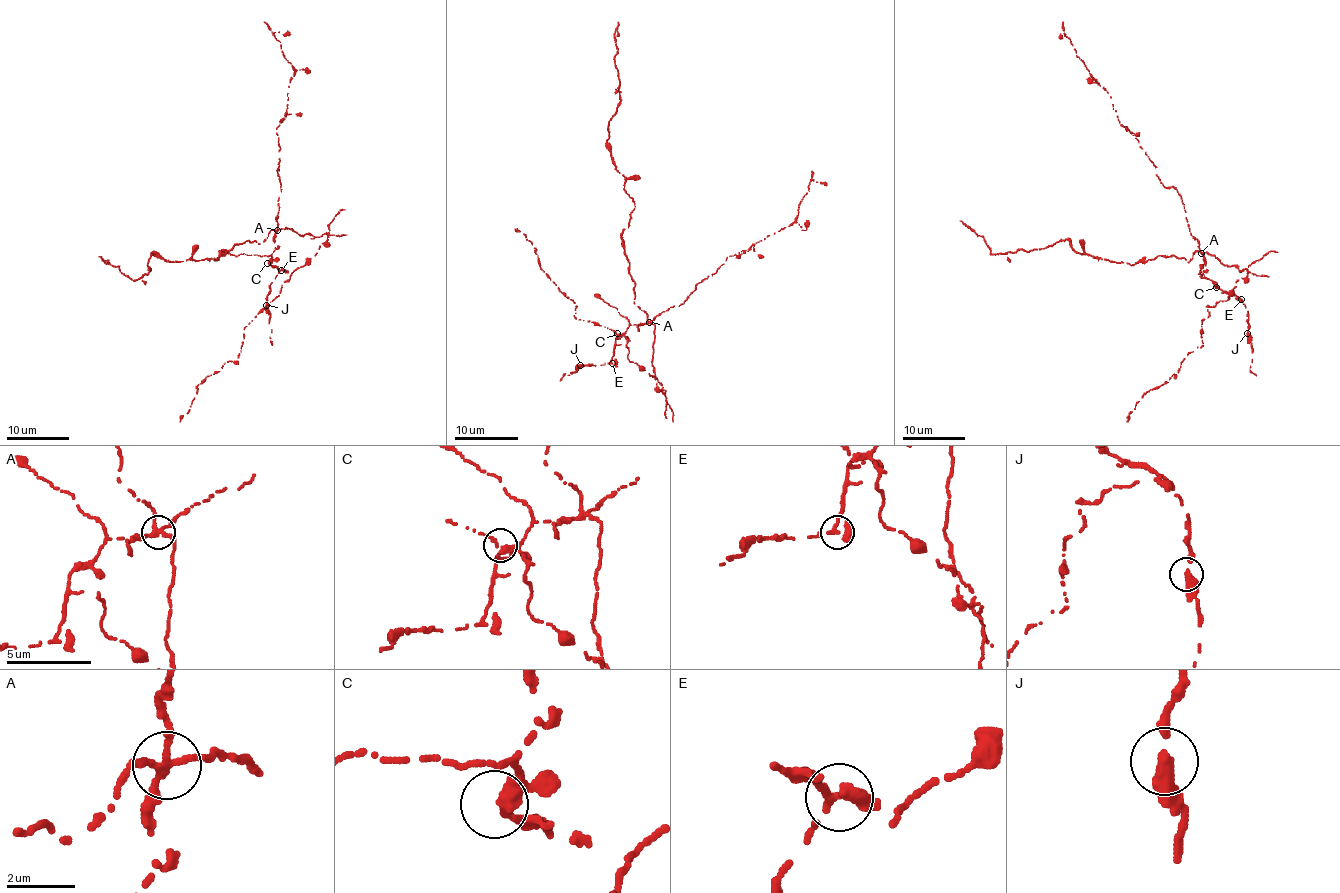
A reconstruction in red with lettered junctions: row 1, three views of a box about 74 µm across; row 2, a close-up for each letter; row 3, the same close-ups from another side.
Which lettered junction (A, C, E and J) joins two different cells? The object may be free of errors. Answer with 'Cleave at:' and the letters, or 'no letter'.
Cleave at: A

